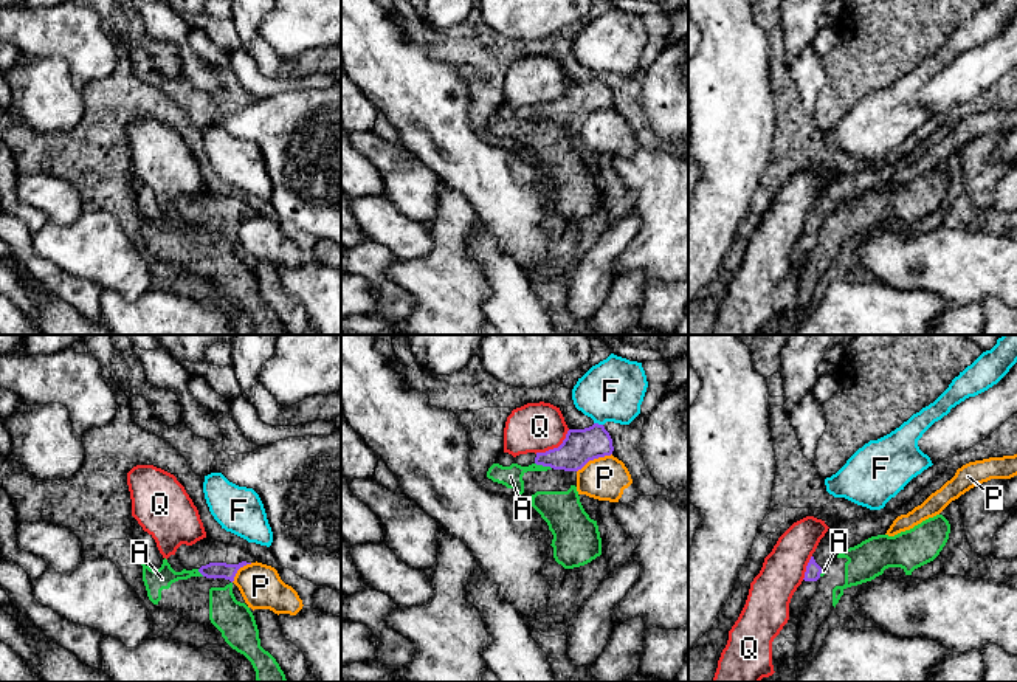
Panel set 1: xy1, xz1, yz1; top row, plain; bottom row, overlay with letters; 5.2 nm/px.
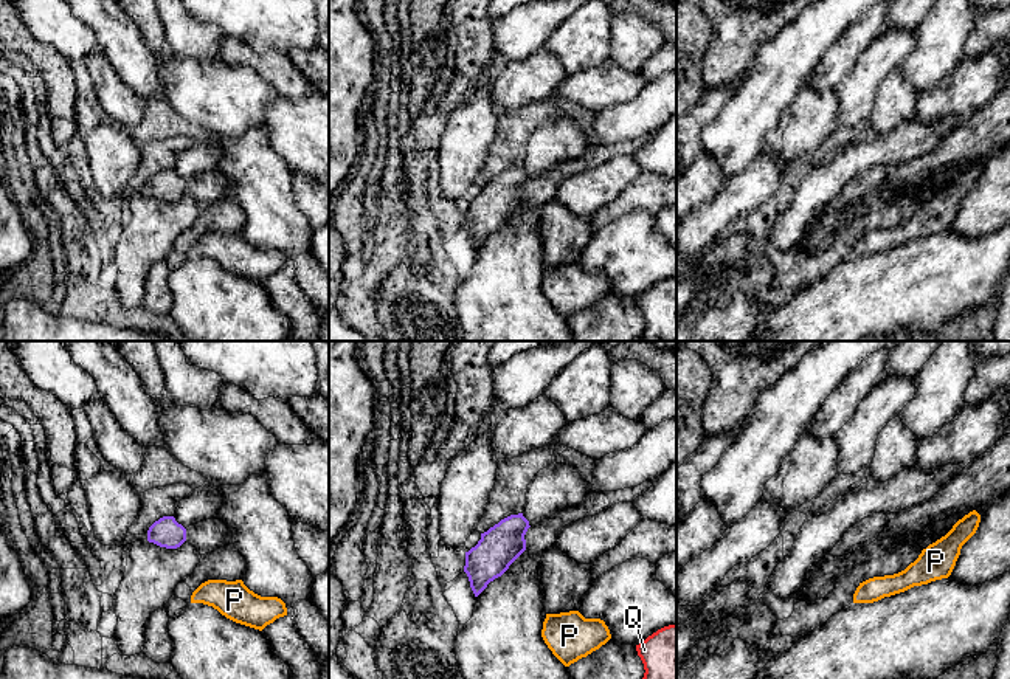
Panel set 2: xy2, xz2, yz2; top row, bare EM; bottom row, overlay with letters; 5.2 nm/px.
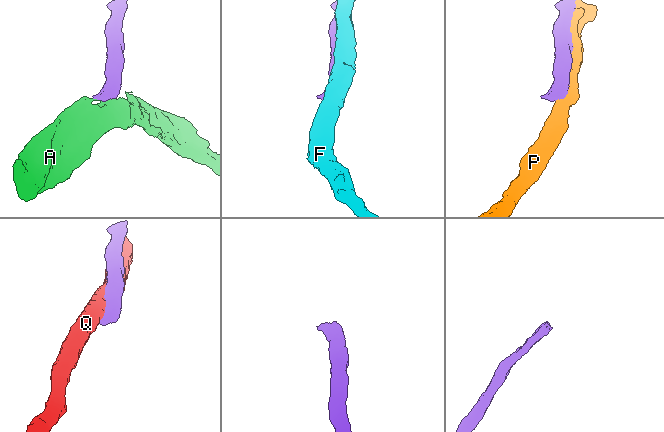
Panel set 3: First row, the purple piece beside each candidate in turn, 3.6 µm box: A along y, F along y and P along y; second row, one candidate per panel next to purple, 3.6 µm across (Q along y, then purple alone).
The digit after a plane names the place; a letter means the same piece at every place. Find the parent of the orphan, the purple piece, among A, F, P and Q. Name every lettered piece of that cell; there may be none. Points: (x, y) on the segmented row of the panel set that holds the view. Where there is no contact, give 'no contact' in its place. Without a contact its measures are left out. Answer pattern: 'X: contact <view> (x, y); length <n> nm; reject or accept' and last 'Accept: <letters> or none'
A: contact xz1 (543, 465); length 90 nm; reject
F: contact xz1 (597, 423); length 50 nm; reject
P: contact xz1 (594, 458); length 200 nm; reject
Q: contact xz1 (554, 448); length 220 nm; reject
Accept: none

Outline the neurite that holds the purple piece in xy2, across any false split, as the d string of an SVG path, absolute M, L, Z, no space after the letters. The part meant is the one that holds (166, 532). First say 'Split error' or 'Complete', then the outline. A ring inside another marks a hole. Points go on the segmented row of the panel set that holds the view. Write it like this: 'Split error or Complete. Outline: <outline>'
Split error. Outline: M163 516L149 527L147 541L166 549L177 549L186 541L205 555L233 544L233 532L217 518L185 529L174 516Z

